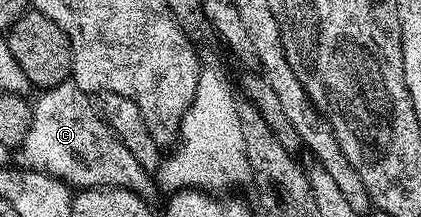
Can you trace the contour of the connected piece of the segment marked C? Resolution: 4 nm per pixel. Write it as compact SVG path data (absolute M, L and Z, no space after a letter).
M70 78L54 88L44 89L38 96L41 97L32 101L33 117L27 138L19 146L24 163L32 171L47 172L73 190L126 188L136 196L152 197L155 184L150 172L143 170L139 158L119 142L111 126L97 113L90 93Z

